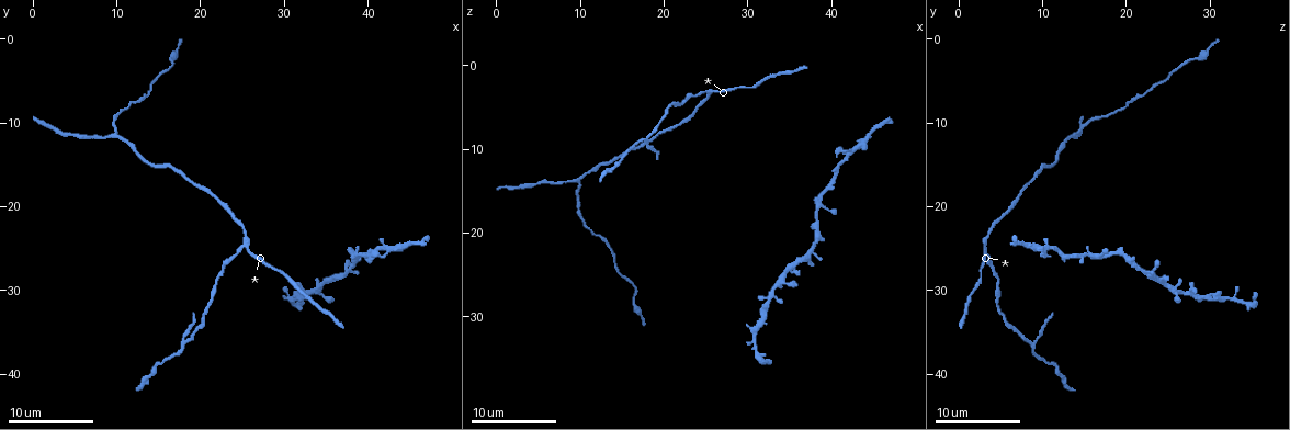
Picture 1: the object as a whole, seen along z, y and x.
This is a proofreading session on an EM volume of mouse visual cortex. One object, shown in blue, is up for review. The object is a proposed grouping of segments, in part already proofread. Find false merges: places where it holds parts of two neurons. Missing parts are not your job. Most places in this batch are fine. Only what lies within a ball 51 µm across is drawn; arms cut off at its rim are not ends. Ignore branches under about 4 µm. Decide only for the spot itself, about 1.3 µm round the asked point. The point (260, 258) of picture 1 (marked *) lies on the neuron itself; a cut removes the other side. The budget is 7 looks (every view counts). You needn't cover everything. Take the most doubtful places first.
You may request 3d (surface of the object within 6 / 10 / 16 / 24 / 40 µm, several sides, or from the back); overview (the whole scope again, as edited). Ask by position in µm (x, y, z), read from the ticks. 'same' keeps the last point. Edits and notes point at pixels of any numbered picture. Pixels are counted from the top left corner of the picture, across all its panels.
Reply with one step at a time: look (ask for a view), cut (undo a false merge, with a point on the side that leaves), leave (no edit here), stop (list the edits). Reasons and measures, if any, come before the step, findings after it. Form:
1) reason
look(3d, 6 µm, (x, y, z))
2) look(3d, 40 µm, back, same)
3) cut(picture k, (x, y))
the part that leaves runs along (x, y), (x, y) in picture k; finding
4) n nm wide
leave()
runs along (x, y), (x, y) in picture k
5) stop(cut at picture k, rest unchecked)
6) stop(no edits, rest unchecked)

three arms meet
look(3d, 6 µm, (24.8, 24.8, 3.4))

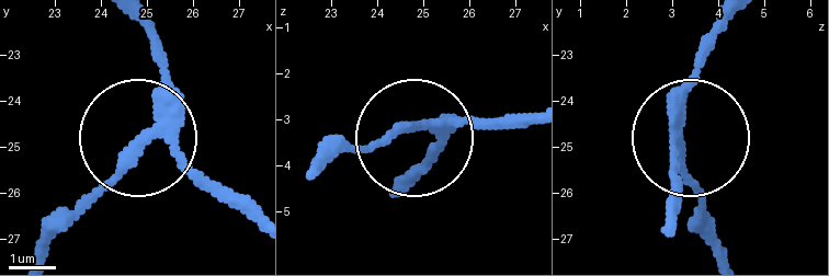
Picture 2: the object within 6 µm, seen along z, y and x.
cut(picture 2, (106, 190))
the part that leaves runs along (147, 142), (45, 256) in picture 2; a second neuron is stuck on

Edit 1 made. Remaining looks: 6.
look(overview)

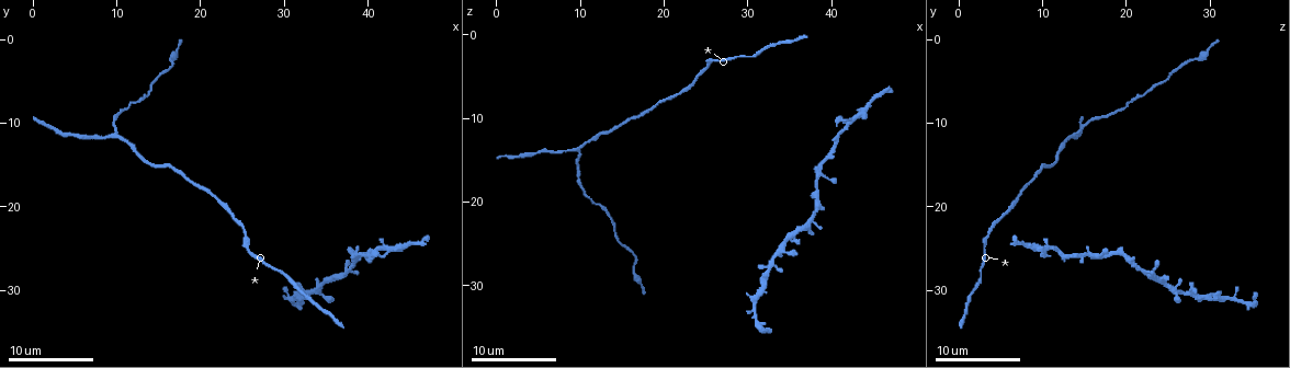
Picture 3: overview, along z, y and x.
looks like a crossing
look(3d, 10 µm, (42.6, 25.0, 10.6))

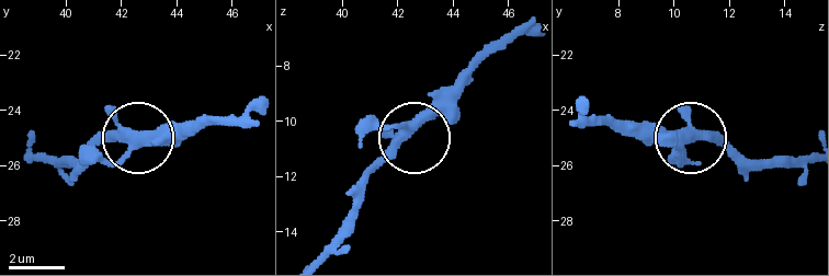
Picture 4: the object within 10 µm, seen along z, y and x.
leave()
all the same neuron

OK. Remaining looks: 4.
a fork
look(3d, 10 µm, (9.8, 11.4, 13.8))

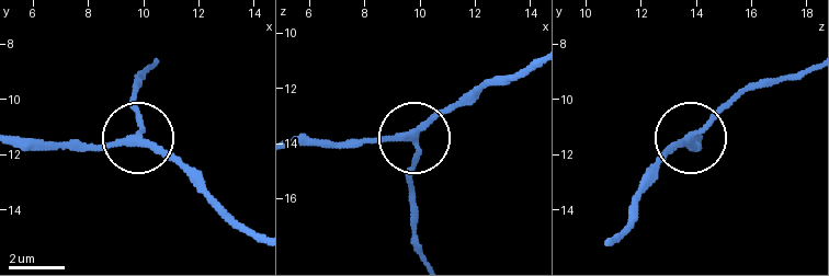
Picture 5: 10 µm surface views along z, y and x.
zoom in
look(3d, 6 µm, (9.7, 11.4, 13.7))

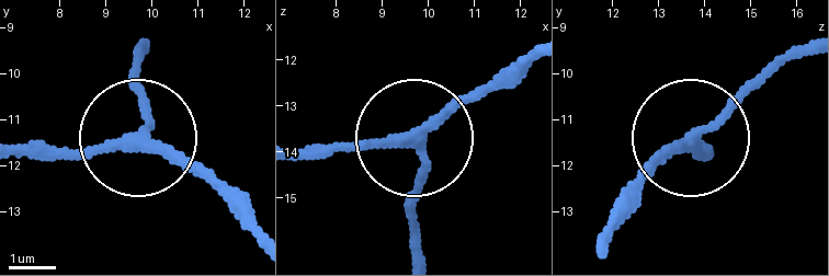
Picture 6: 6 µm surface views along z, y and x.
3 arms
leave()
runs along (257, 238), (150, 151), (103, 144), (21, 154) in picture 6; one neuron here

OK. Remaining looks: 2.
sudden change in width
look(3d, 6 µm, (39.0, 25.6, 15.4))

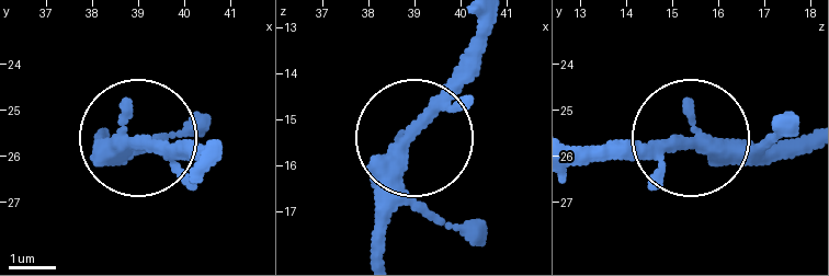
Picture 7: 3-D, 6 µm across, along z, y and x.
3 arms
leave()
continuous, no second neuron

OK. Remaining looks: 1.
stop(cut at picture 2, rest unchecked)

